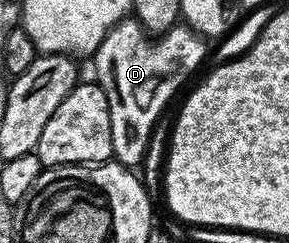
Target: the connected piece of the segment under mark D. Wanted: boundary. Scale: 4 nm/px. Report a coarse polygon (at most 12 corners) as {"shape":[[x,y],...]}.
{"shape":[[126,17],[91,56],[113,159],[137,169],[157,118],[205,59],[188,25]]}

